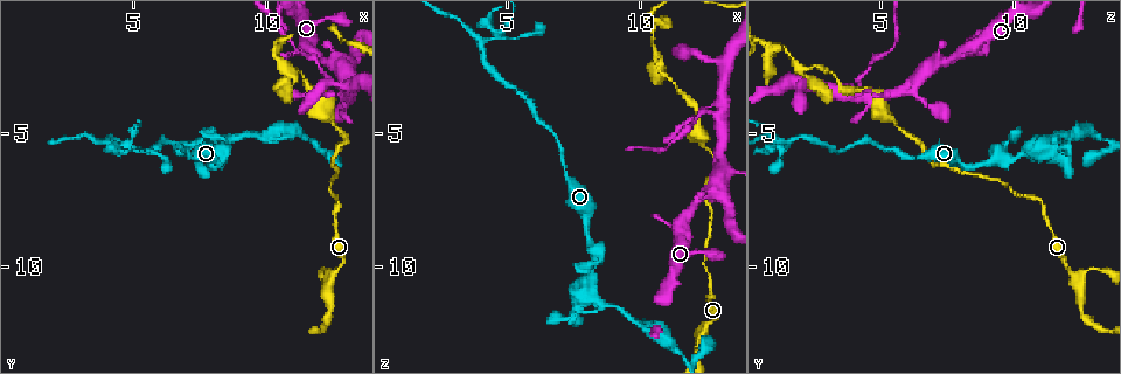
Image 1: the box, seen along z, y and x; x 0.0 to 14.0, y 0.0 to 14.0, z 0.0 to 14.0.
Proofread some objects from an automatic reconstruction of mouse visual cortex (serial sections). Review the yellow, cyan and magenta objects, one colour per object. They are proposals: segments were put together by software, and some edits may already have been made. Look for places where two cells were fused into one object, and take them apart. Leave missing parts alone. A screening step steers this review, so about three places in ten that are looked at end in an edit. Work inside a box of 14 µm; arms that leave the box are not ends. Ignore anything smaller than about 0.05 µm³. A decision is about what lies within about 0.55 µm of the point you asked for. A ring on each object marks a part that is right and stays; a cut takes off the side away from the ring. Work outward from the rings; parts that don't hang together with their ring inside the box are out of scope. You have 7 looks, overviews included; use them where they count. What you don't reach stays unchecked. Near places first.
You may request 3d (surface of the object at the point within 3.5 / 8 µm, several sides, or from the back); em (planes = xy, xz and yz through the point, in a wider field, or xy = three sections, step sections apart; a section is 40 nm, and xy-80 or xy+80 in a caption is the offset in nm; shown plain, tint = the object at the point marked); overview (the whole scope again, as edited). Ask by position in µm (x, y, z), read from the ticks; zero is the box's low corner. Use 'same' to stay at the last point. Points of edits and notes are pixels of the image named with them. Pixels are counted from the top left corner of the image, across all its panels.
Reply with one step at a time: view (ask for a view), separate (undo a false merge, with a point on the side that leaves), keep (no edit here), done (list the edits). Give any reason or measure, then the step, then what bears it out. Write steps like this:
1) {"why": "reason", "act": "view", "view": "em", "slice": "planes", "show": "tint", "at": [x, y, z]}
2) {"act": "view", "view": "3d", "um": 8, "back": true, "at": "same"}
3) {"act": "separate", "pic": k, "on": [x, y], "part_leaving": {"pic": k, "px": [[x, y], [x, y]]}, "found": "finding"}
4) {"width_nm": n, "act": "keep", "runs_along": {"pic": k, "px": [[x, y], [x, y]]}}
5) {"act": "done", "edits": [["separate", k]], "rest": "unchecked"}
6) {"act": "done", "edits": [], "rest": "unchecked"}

{"why": "narrows sharply", "act": "view", "view": "3d", "um": 3.5, "back": true, "at": [12.4, 6.2, 6.9]}

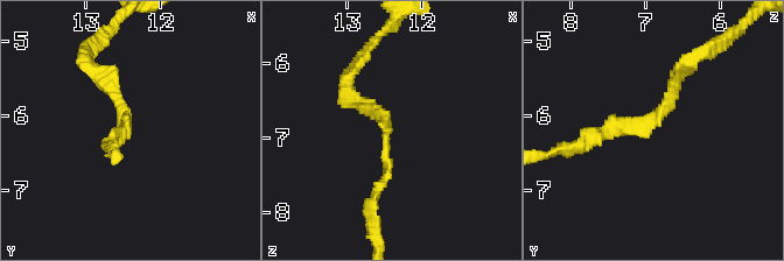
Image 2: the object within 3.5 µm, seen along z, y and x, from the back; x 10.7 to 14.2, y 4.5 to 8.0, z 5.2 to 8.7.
{"arm_widths_nm": [150, 200], "act": "view", "view": "em", "slice": "xy", "step": 1, "show": "tint", "at": [12.45, 6.10, 7.00]}

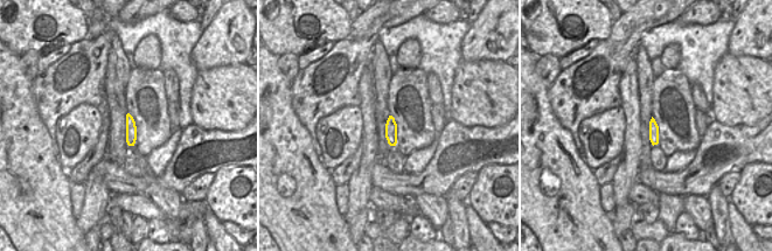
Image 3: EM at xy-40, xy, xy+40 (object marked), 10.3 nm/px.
{"why": "another direction", "act": "view", "view": "em", "slice": "xy", "step": 2, "show": "tint", "at": "same"}

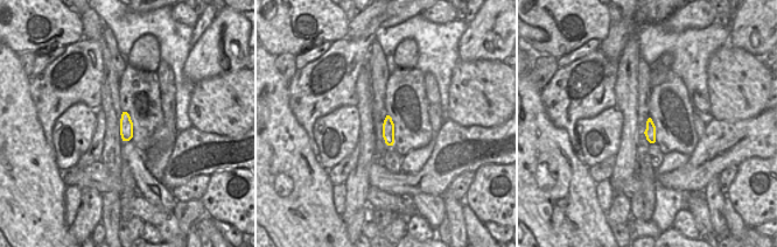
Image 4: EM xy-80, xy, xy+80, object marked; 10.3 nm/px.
{"width_nm": 120, "act": "keep", "runs_along": {"pic": 2, "px": [[585, 142], [646, 124], [683, 66]]}, "found": "one cell here"}

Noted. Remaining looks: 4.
{"why": "four-way junction", "act": "view", "view": "3d", "um": 3.5, "at": [12.8, 3.3, 6.3]}

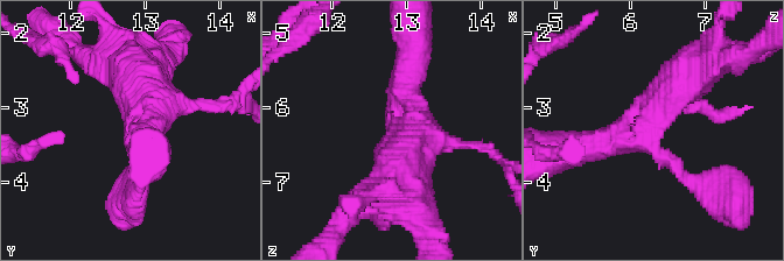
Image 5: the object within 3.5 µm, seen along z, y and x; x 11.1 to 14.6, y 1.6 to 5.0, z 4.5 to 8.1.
{"arms": 4, "arm_widths_nm": [150, 200, 400, 600], "act": "view", "view": "em", "slice": "xy", "step": 2, "show": "plain", "at": [12.85, 3.25, 6.35]}

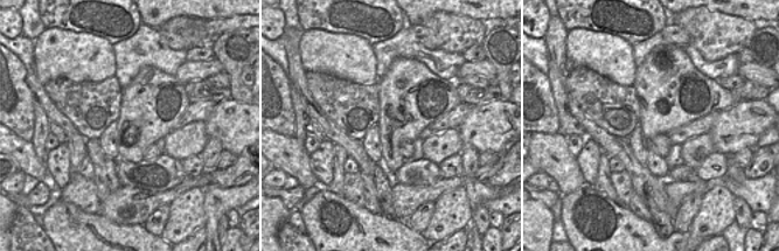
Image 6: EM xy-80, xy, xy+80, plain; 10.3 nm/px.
{"act": "view", "view": "em", "slice": "xy", "step": 2, "show": "tint", "at": "same"}

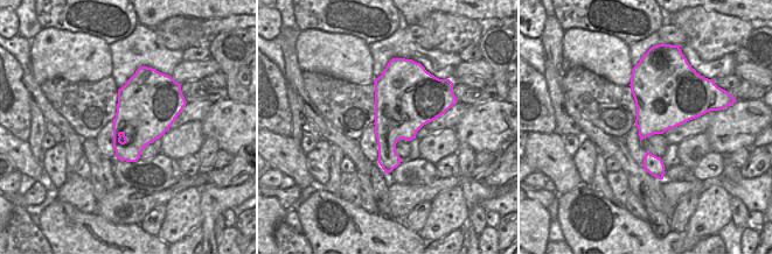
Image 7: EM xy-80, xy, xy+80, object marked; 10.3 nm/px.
{"act": "keep", "runs_along": {"pic": 5, "px": [[709, 61], [635, 129], [593, 143]]}, "found": "all the same cell"}

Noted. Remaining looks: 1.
{"act": "done", "edits": [], "rest": "unchecked"}

